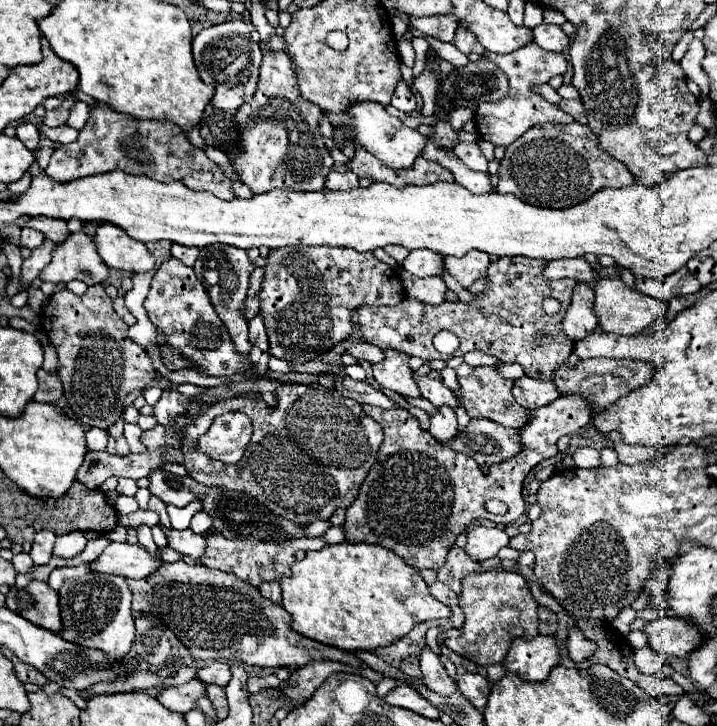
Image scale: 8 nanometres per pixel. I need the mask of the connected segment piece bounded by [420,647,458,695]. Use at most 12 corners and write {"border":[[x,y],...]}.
{"border":[[430,647],[420,655],[428,689],[438,695],[456,693],[454,679]]}

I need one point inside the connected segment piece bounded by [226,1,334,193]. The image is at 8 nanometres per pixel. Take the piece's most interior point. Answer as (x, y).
(280, 146)

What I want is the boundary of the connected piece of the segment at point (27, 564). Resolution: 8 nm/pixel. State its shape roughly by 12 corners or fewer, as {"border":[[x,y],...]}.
{"border":[[22,551],[12,557],[12,565],[18,573],[30,573],[34,561]]}

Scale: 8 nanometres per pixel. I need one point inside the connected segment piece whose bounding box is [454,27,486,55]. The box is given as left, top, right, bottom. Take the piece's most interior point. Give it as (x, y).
(465, 41)

